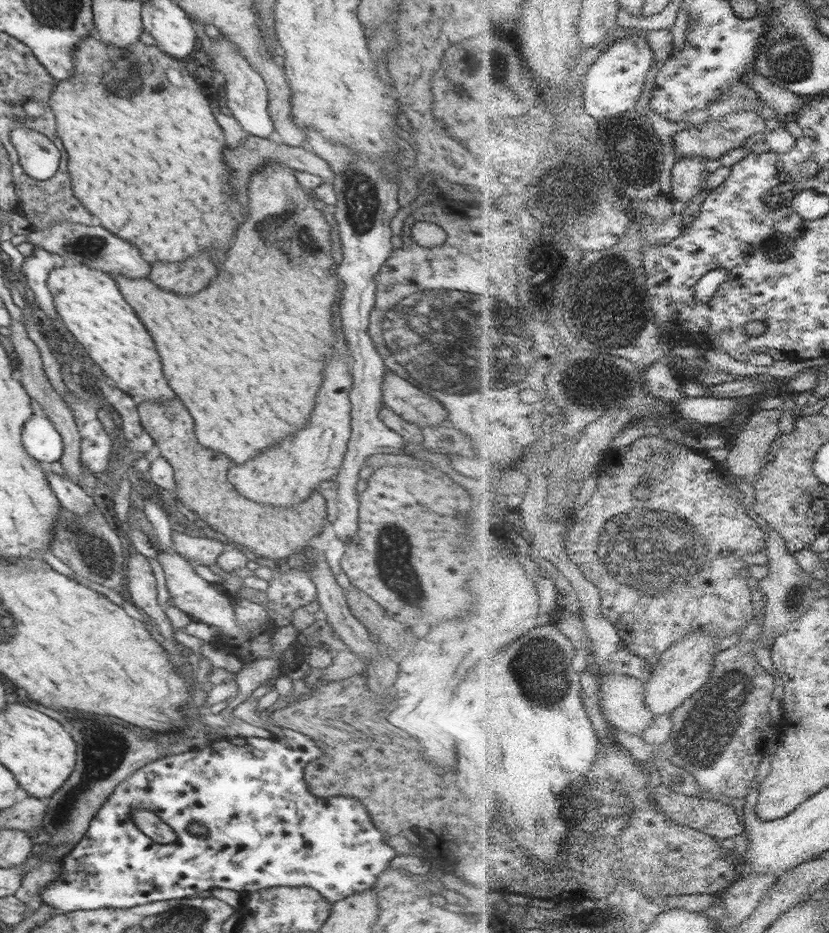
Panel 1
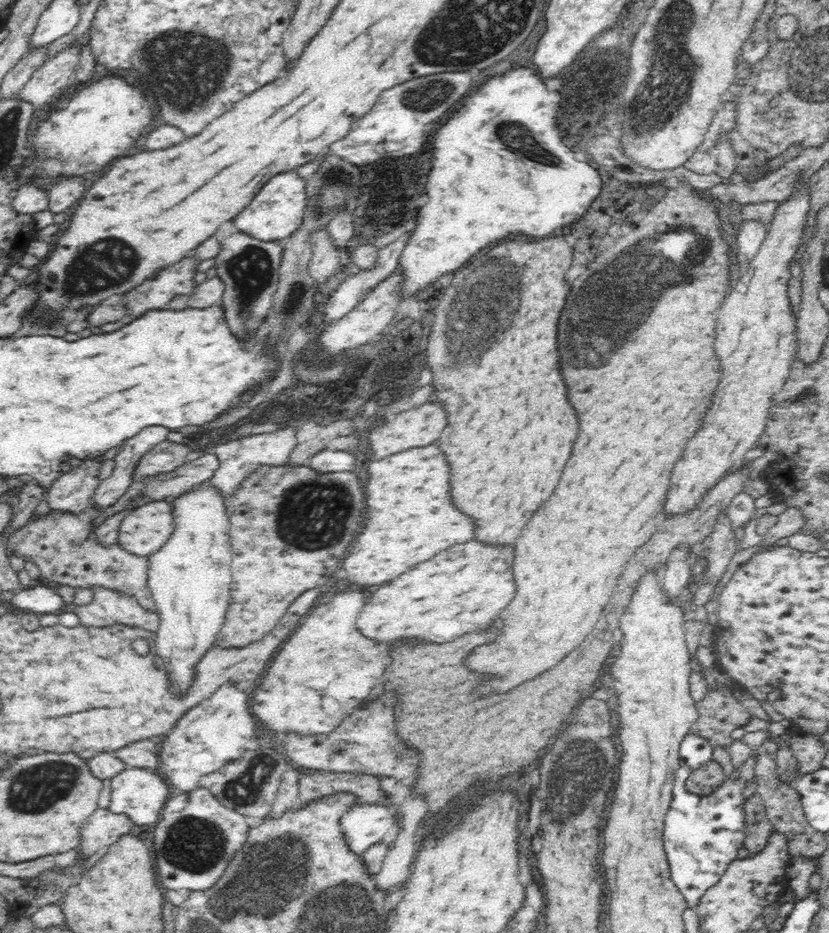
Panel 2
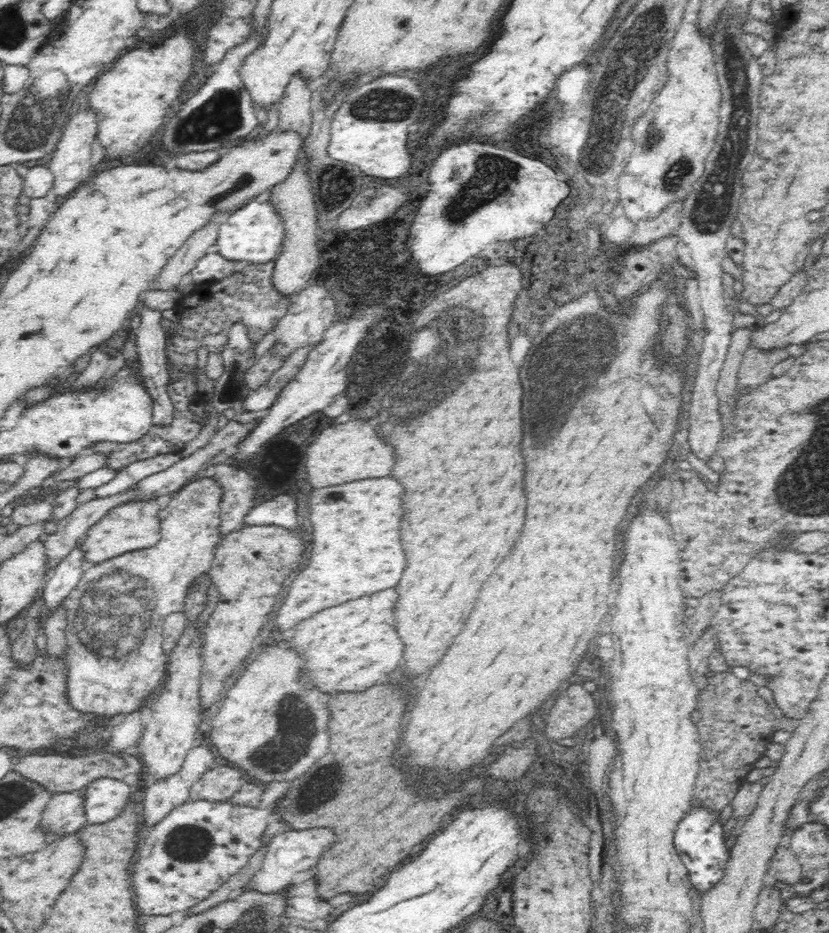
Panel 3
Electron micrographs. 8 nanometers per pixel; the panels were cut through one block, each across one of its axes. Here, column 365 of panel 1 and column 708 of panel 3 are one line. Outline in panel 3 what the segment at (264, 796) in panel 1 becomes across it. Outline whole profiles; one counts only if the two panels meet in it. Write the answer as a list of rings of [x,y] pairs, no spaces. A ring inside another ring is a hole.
[[[694,801],[689,811],[678,821],[677,829],[674,831],[674,848],[687,868],[693,888],[702,894],[722,880],[726,862],[730,858],[722,826],[719,816],[712,813],[712,809],[697,805]]]

